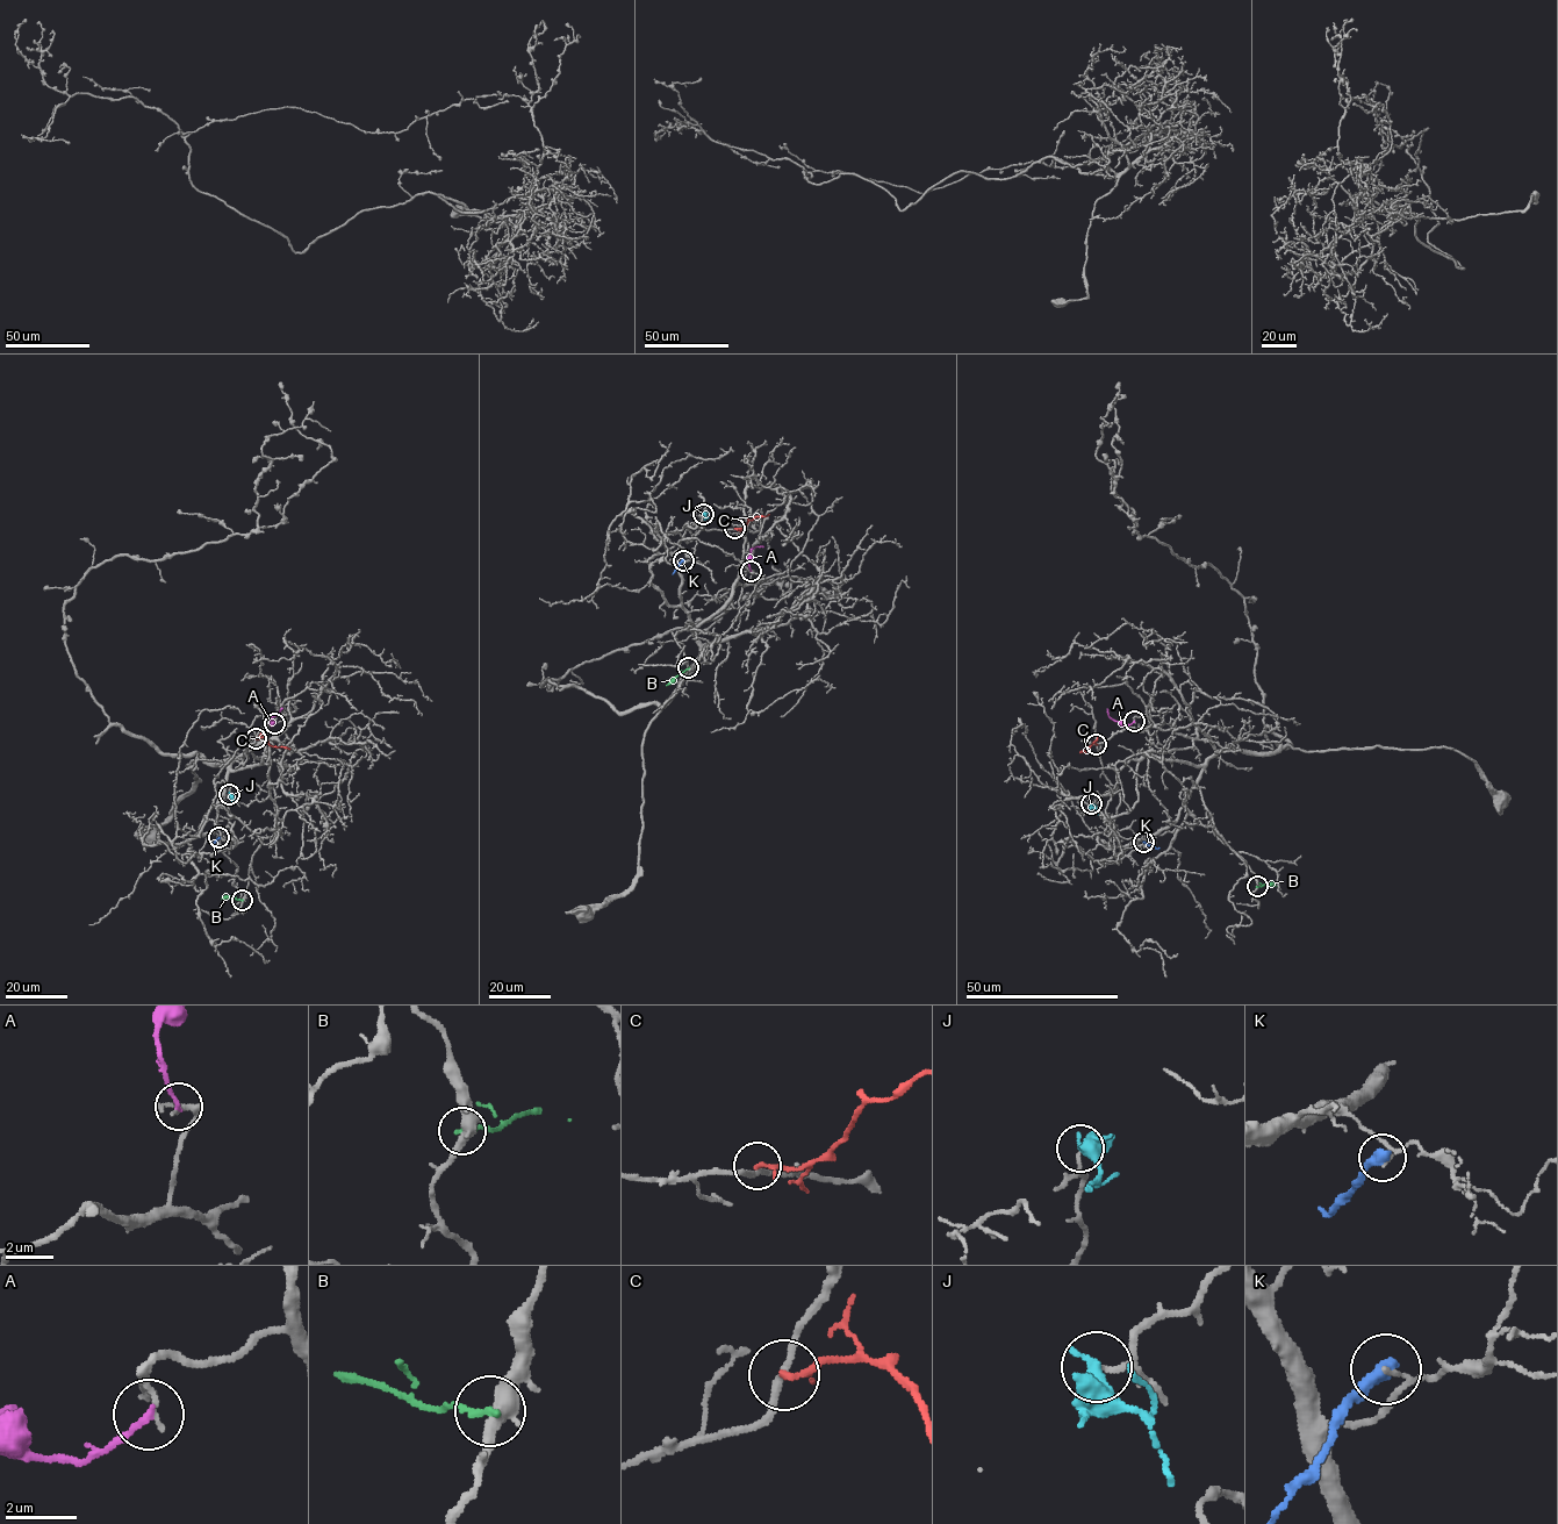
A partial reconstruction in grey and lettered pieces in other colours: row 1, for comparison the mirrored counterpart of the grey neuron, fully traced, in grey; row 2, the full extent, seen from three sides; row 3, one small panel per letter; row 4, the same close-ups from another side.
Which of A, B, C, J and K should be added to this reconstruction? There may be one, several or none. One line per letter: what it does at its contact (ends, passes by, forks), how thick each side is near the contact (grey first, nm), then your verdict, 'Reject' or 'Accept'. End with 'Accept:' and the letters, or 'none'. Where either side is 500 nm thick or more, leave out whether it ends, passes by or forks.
A: It ends there. Thickness 100 nm (grey) against 170 nm. Reject
B: It ends there. Thickness 440 nm (grey) against 180 nm. Reject
C: It ends there. Thickness 200 nm (grey) against 200 nm. Reject
J: It ends there. Thickness 100 nm (grey) against 460 nm. Accept
K: Thickness 100 nm (grey) against 500 nm. Reject
Accept: J

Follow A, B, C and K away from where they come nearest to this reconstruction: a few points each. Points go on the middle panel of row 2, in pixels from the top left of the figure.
A: (751, 570), (751, 550), (763, 546)
B: (688, 669), (666, 686)
C: (734, 528), (769, 514)
K: (682, 560), (672, 574)

